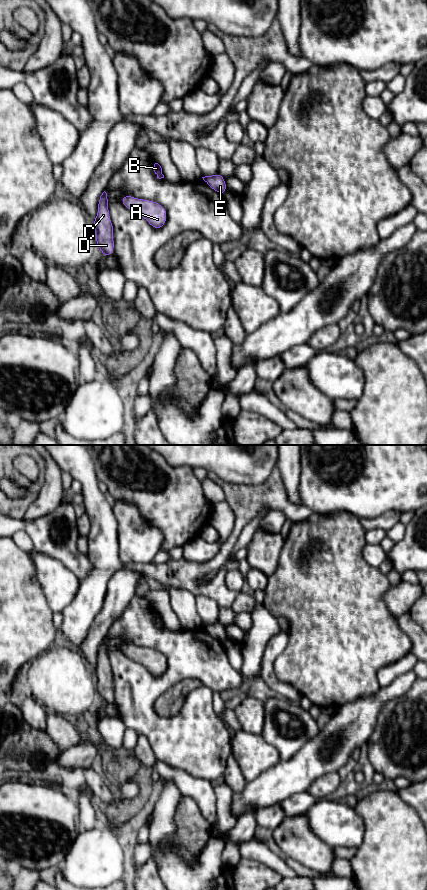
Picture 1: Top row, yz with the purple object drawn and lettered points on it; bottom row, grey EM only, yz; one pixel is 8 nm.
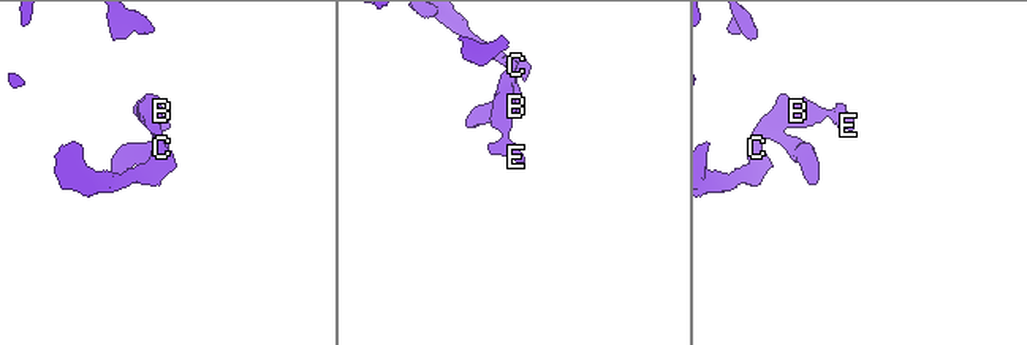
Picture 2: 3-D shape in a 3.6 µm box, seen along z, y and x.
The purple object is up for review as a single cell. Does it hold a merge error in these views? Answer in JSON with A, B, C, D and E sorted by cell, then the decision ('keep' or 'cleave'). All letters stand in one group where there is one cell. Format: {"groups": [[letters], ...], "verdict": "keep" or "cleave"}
{"groups": [["A", "B", "C", "D", "E"]], "verdict": "keep"}

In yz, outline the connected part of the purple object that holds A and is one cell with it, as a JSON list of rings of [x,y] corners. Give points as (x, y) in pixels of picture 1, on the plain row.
[[[125,643],[120,646],[122,652],[129,658],[142,664],[155,677],[162,676],[167,669],[166,657],[157,650]]]

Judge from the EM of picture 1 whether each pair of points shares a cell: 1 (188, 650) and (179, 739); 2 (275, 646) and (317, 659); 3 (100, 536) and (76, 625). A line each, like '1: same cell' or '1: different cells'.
1: same cell
2: different cells
3: same cell

